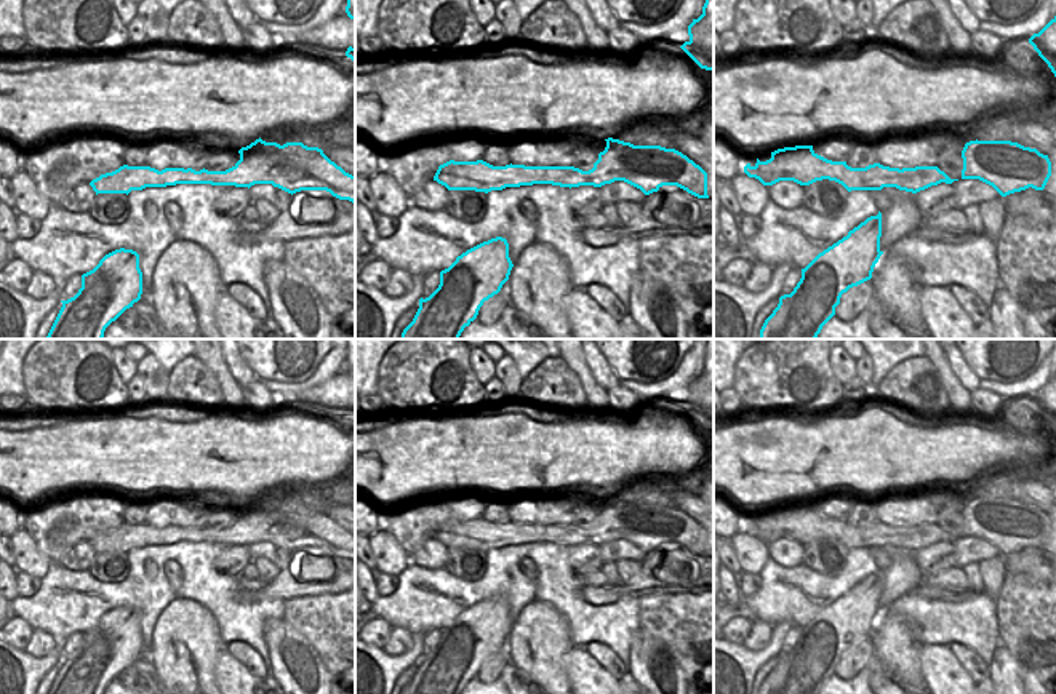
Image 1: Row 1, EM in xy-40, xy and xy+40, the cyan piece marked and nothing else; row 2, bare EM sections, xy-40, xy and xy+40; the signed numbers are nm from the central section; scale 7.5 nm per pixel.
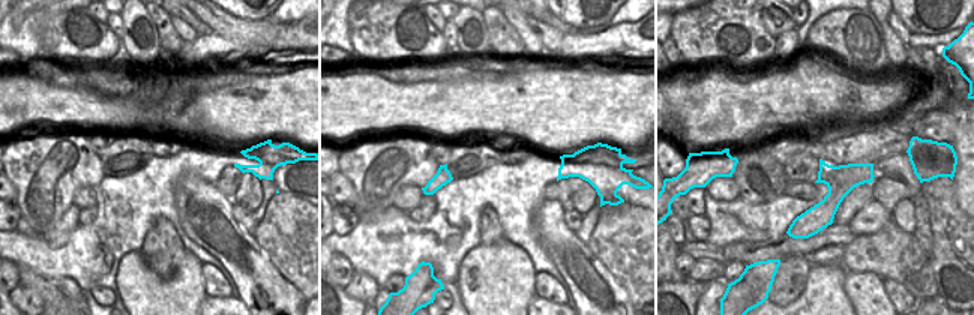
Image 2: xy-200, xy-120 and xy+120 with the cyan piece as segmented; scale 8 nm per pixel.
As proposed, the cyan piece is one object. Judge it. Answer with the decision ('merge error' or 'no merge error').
merge error

